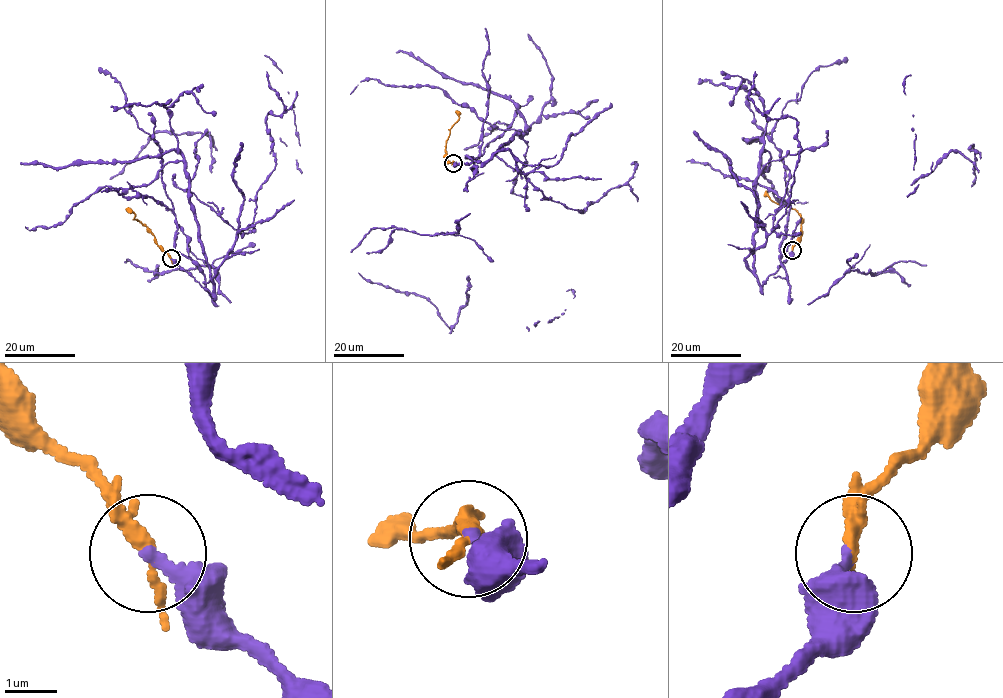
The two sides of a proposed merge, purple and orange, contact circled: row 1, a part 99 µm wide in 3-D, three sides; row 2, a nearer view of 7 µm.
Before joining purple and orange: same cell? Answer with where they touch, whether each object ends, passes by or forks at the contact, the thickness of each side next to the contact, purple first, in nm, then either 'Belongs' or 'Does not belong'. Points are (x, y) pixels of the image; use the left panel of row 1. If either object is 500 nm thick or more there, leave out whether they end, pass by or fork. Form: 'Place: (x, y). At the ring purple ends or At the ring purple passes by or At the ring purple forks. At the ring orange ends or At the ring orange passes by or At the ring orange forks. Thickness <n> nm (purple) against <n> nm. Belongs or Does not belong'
Place: (171, 258). At the ring purple ends. At the ring orange passes by. Thickness 220 nm (purple) against 200 nm. Belongs

